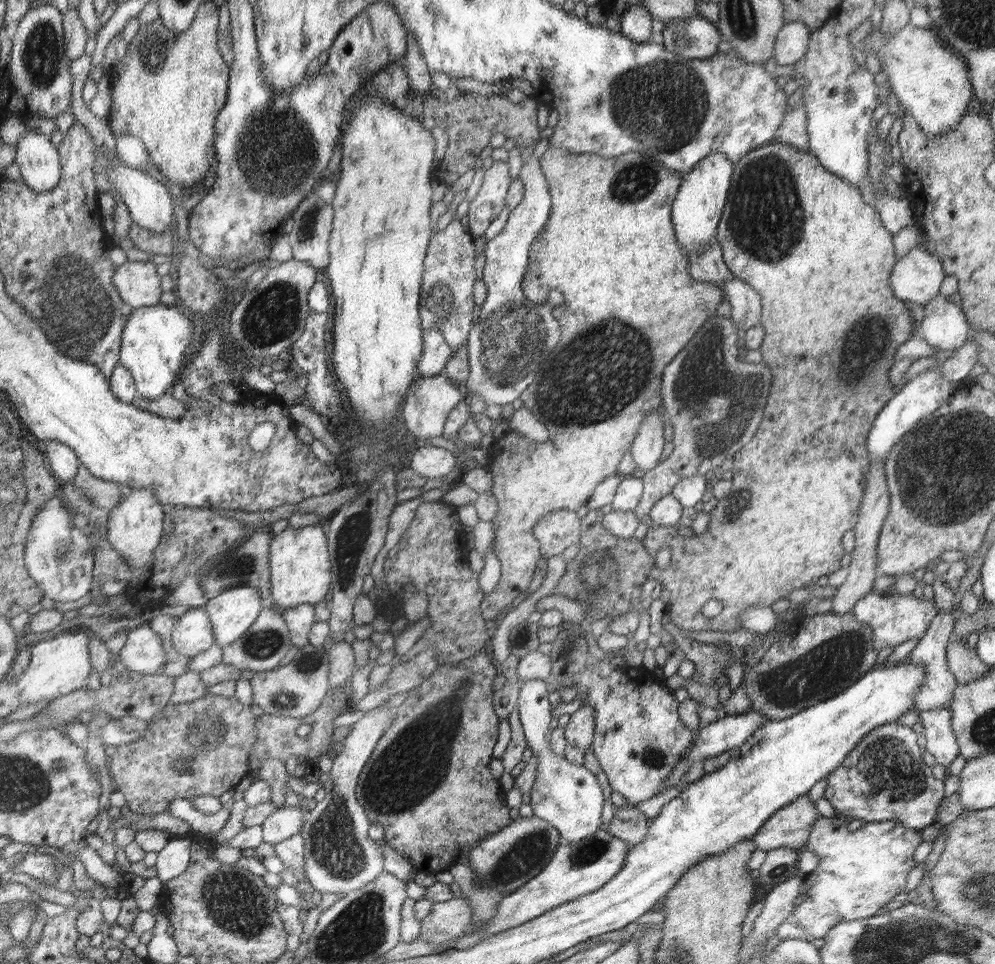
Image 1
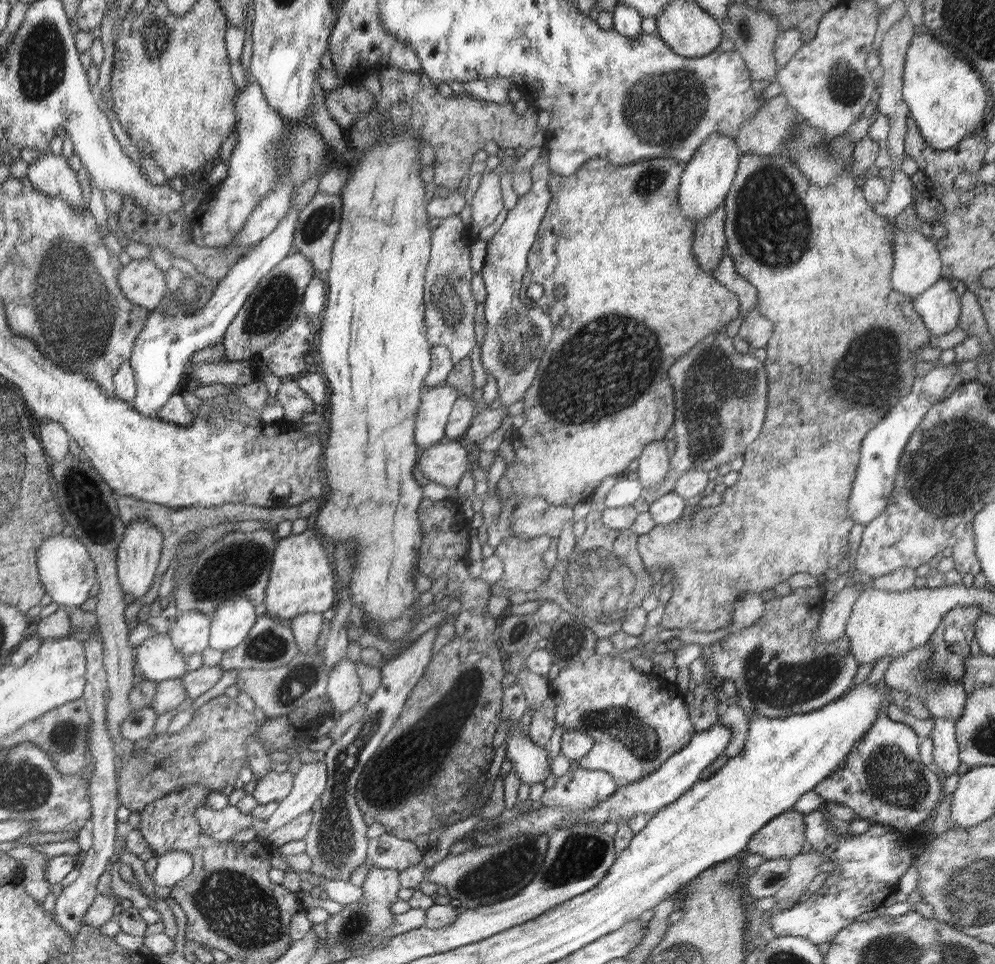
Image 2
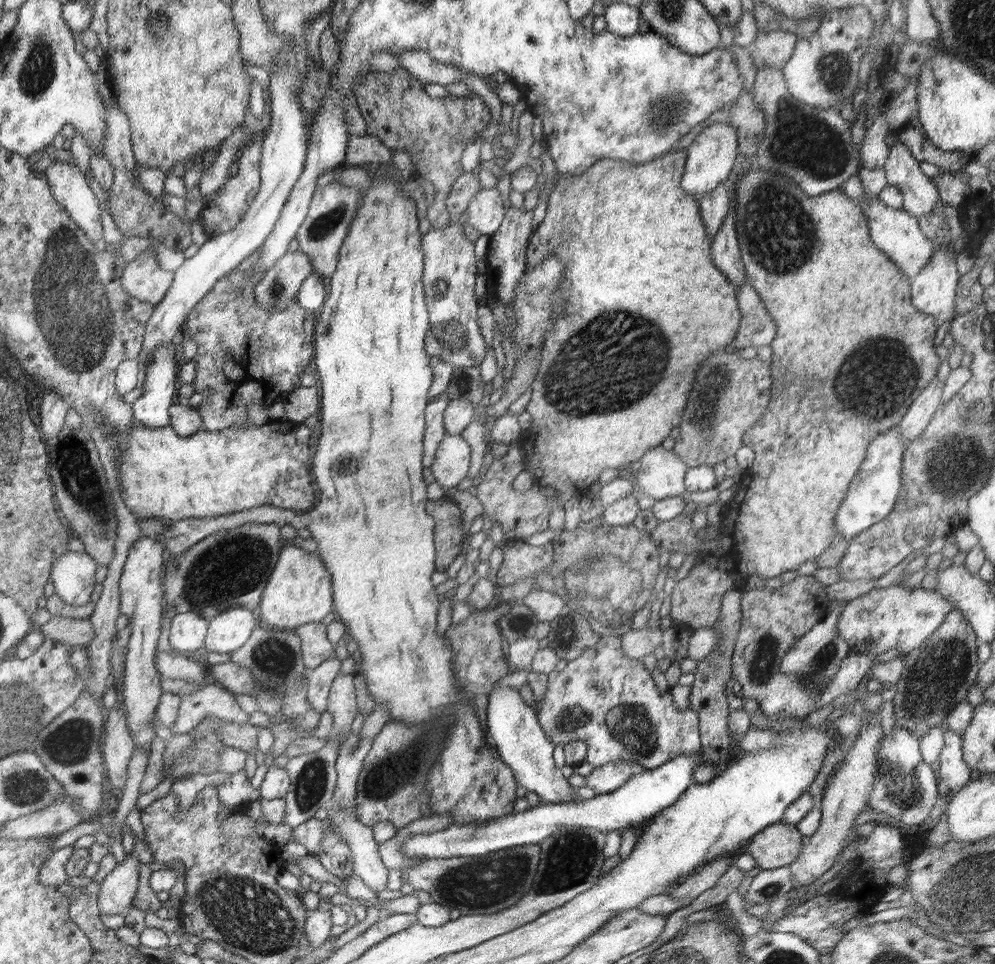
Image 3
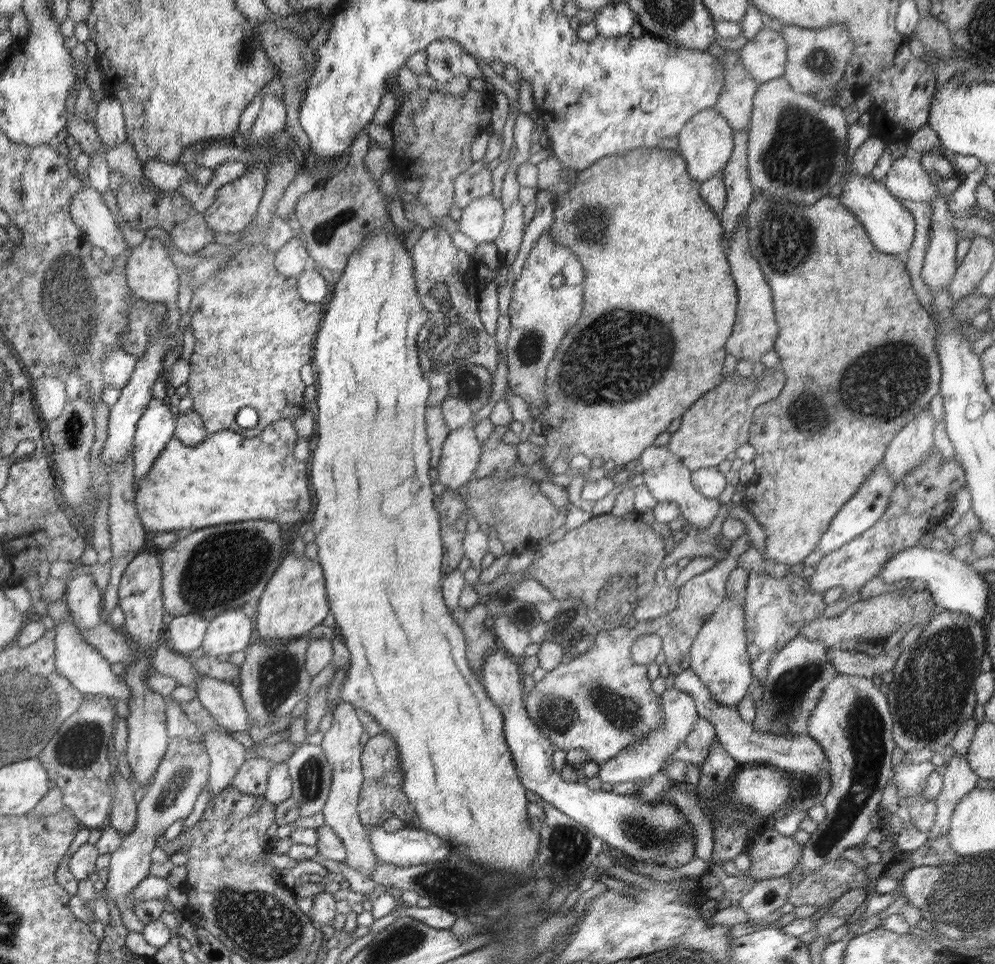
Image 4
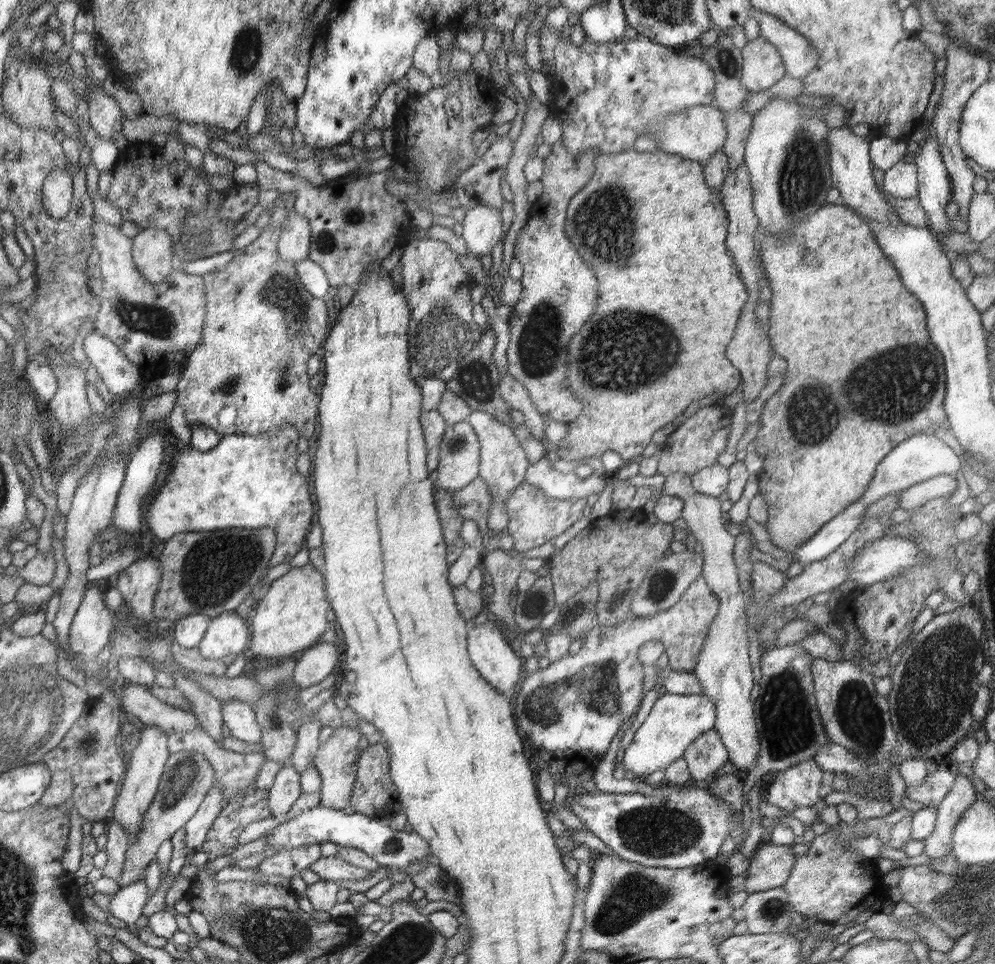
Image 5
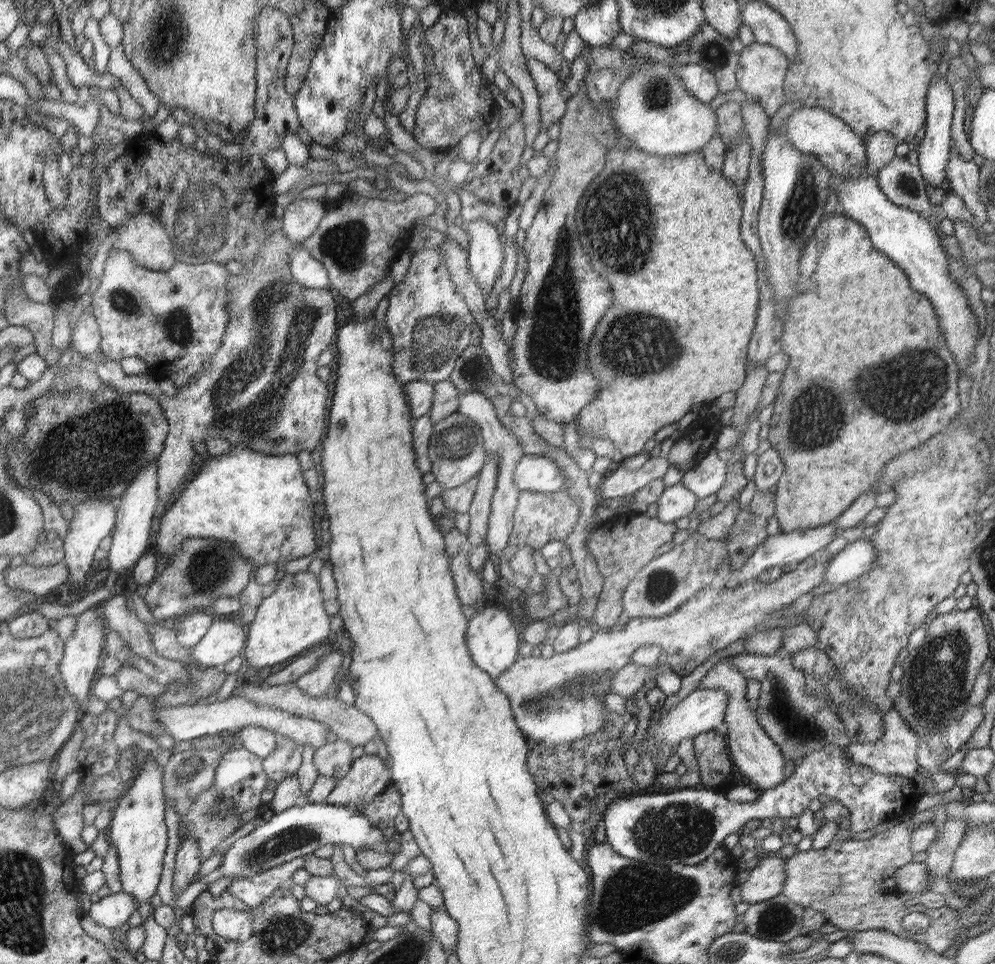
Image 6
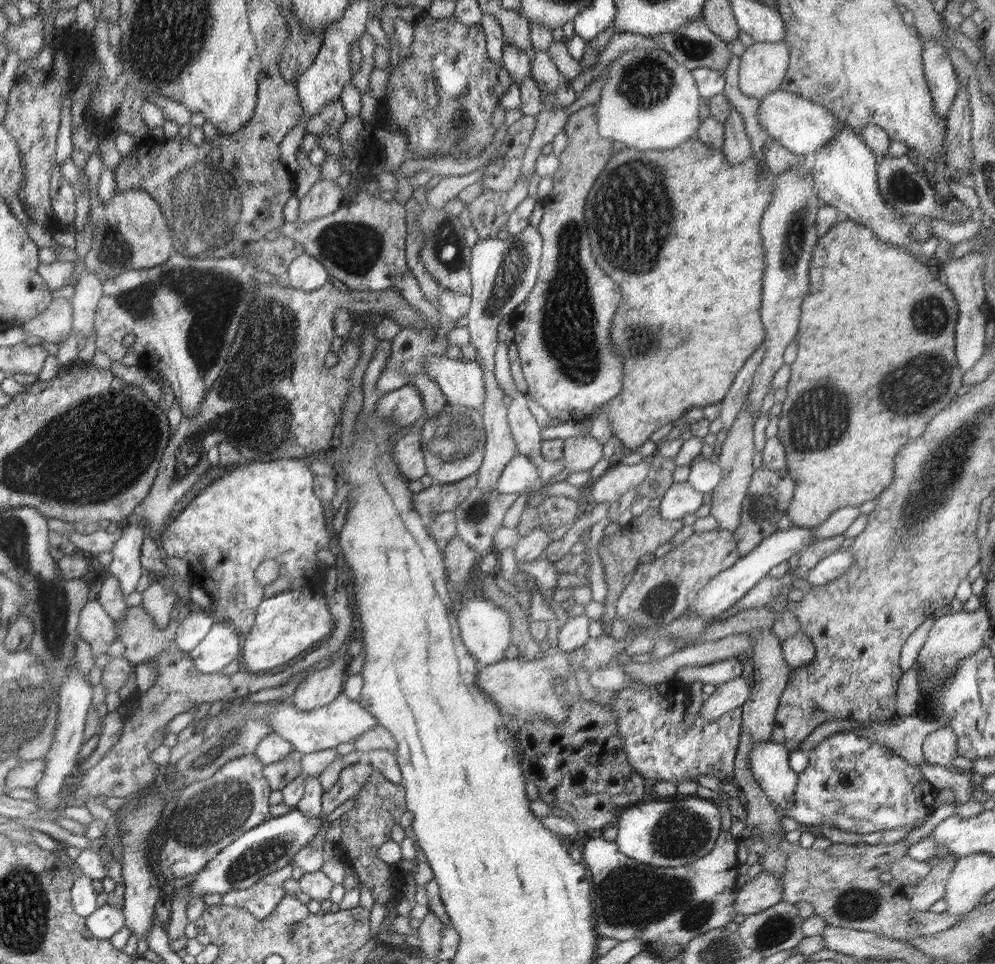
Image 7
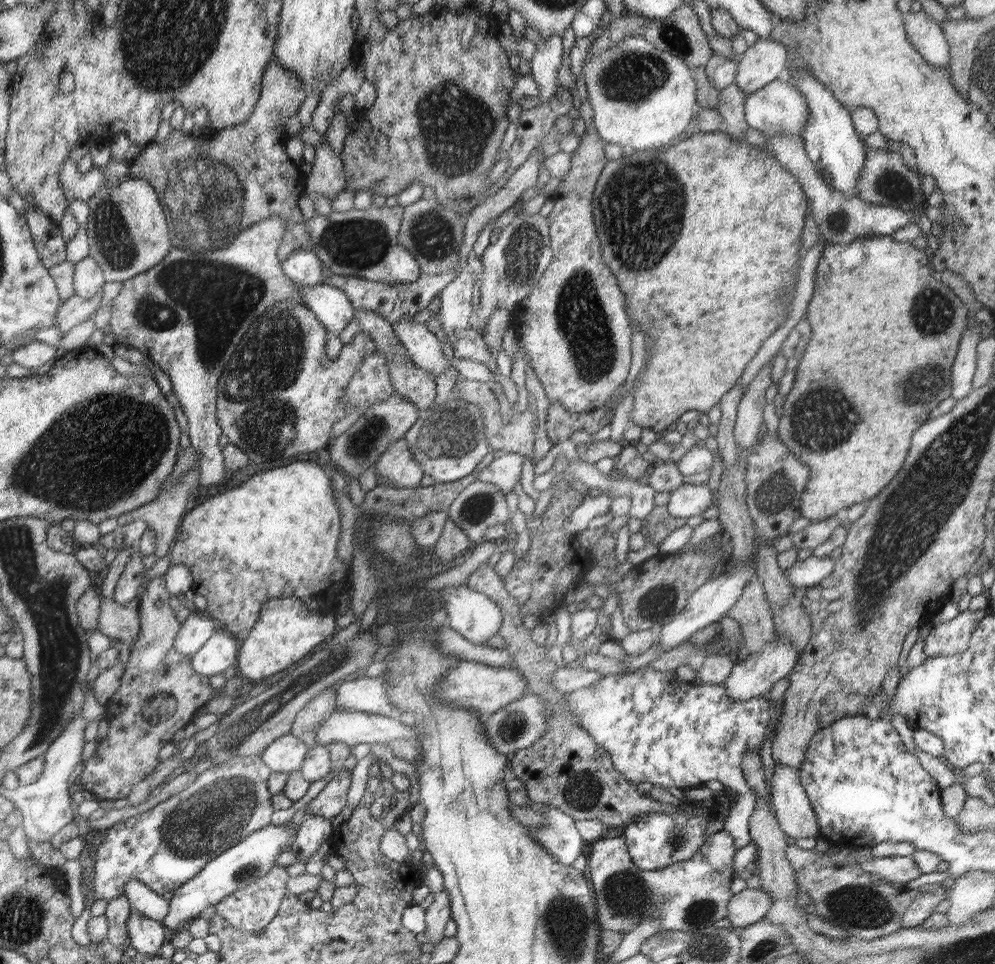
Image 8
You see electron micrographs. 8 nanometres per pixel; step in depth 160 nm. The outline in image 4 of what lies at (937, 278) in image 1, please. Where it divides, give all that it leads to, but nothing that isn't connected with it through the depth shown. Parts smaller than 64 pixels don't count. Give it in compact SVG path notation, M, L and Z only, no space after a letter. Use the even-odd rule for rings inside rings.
M848 161L842 182L843 189L838 199L864 225L869 239L876 247L876 250L883 252L883 254L905 257L908 249L912 246L914 232L916 232L912 213L890 194L883 182L874 180L871 175L849 174Z

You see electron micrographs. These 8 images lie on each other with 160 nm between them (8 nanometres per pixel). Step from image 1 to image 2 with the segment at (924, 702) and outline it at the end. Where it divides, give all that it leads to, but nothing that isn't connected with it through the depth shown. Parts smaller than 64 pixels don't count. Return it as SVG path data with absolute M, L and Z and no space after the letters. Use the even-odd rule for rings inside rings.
M926 643L914 650L909 650L906 654L893 657L888 669L884 675L884 684L890 689L906 692L915 699L925 700L925 707L933 717L936 718L953 718L958 720L961 717L966 702L967 692L962 686L962 682L954 680L926 680L923 666L931 664L933 648Z

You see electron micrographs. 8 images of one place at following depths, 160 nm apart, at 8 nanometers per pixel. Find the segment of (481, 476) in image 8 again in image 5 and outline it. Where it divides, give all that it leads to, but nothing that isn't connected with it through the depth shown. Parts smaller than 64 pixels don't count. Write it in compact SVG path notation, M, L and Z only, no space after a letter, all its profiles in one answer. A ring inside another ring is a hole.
M545 456L528 467L524 481L543 490L547 497L568 500L587 498L596 493L601 494L605 490L608 476L599 471L586 479L580 479L576 471L568 472L568 474L558 473L553 466L549 466L549 460Z

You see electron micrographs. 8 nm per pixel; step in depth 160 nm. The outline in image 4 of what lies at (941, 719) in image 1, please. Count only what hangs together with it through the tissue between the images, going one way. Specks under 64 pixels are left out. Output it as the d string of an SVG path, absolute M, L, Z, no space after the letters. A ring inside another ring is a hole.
M954 753L944 764L942 790L935 801L937 816L929 839L946 835L950 830L951 816L956 805L966 793L974 790L979 776L969 767L965 754Z

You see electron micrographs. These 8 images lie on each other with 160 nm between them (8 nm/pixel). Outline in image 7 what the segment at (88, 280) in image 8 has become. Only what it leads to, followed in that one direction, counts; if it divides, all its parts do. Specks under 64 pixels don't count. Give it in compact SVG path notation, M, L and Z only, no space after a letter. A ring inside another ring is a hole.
M86 268L76 283L74 295L70 299L73 306L72 332L81 332L88 339L93 330L94 314L103 295L103 282L98 274Z

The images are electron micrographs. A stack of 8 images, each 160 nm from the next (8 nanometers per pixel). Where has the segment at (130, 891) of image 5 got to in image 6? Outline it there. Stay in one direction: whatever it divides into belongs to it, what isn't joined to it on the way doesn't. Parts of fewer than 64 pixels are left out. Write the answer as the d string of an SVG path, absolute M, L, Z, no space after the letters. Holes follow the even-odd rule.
M122 891L111 893L110 896L106 896L106 898L102 898L100 901L92 904L92 907L86 914L96 924L100 924L100 926L112 931L112 929L121 928L128 923L130 916L136 909L134 898Z

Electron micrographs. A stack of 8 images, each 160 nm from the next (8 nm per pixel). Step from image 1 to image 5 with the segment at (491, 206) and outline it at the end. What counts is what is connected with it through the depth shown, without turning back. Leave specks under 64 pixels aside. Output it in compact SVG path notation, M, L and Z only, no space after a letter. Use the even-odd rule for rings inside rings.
M486 205L469 208L462 224L461 237L467 244L469 255L487 262L492 248L503 238L501 210Z

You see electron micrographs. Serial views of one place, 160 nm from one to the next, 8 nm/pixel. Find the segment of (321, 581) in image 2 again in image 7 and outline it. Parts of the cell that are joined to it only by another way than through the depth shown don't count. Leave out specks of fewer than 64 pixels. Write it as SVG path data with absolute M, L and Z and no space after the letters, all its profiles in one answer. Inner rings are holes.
M292 589L264 599L255 616L254 628L244 635L243 652L240 657L244 670L266 672L288 660L306 652L312 644L332 632L332 616L326 606L326 597L322 589Z

